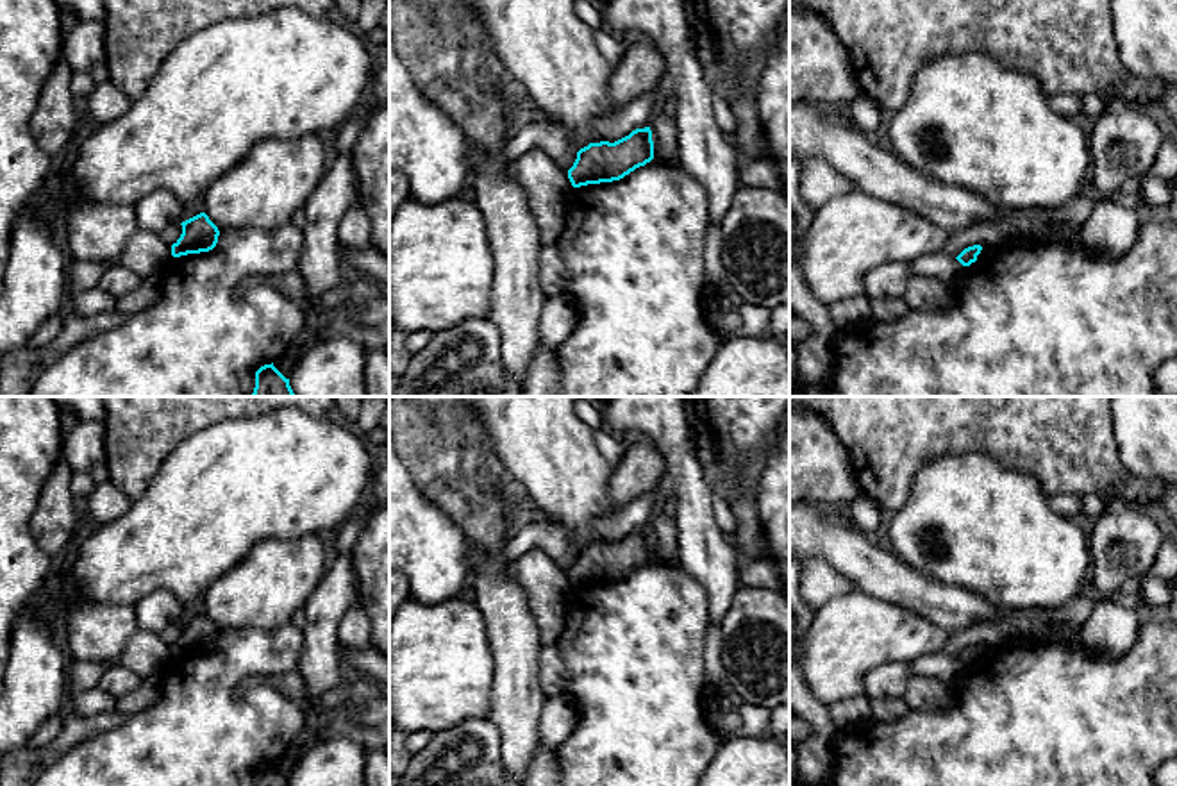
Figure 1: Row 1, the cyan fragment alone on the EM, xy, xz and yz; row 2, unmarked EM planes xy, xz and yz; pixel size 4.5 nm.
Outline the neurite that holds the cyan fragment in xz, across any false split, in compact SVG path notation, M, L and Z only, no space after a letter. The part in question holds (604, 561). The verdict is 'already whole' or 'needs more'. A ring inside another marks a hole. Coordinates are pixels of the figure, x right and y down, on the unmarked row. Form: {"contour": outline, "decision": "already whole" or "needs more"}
{"contour": "M650 527L636 529L629 536L609 543L589 543L577 552L568 579L573 588L620 581L654 559Z", "decision": "already whole"}

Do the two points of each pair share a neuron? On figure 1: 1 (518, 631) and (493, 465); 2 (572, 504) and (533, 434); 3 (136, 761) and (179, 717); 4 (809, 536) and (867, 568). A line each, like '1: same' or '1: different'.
1: different
2: same
3: same
4: same

